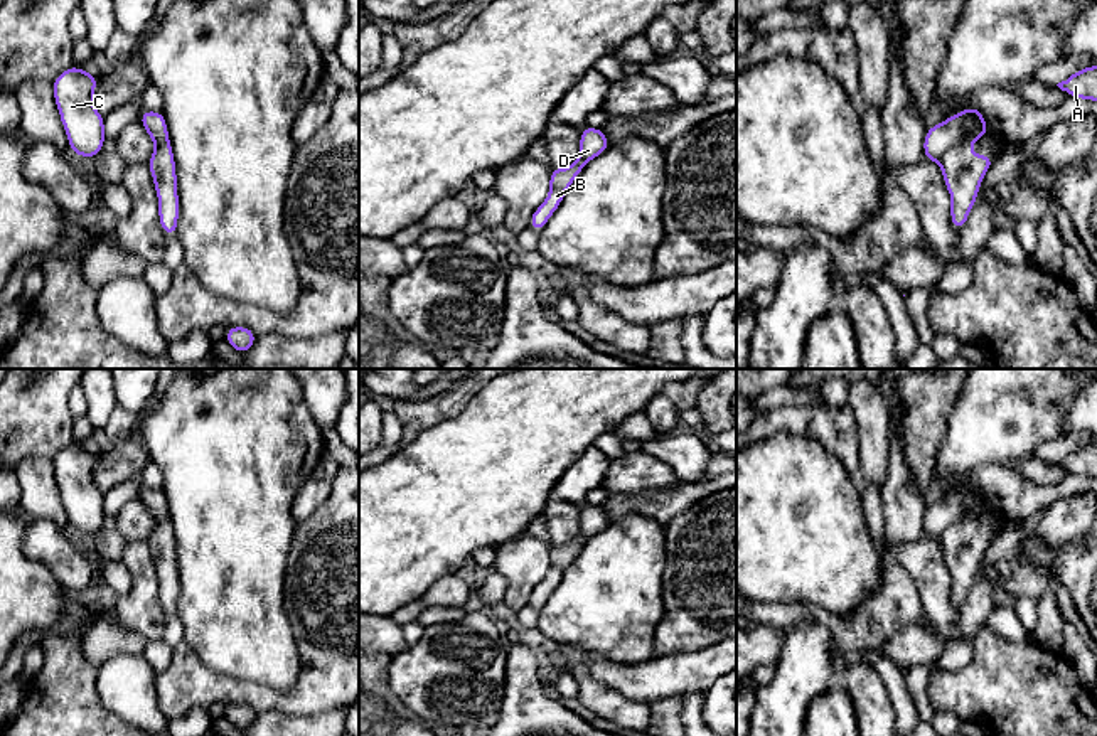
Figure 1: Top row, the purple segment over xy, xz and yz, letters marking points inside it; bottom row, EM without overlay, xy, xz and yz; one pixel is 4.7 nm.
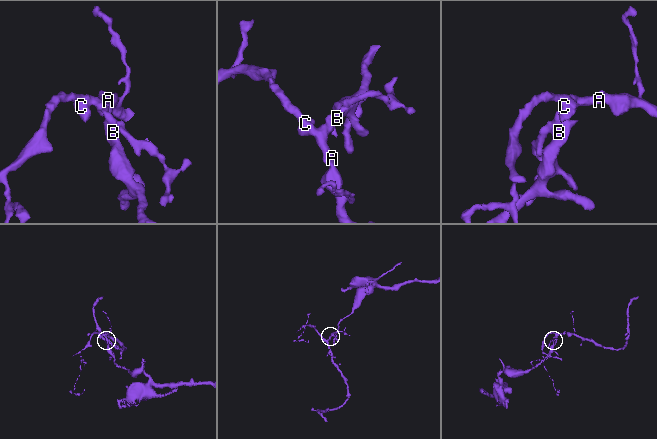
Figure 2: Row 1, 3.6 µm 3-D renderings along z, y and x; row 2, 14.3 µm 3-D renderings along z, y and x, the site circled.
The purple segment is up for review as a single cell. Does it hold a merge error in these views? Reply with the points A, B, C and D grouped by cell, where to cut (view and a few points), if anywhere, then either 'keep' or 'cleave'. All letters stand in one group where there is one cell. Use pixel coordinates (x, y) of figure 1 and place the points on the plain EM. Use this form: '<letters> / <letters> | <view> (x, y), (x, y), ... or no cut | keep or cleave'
A B C D | no cut | keep

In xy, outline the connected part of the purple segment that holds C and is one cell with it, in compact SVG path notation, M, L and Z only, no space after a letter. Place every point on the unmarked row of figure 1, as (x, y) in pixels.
M76 443L62 448L54 458L54 477L67 519L74 532L94 536L104 522L104 495L96 488L93 475L98 451Z

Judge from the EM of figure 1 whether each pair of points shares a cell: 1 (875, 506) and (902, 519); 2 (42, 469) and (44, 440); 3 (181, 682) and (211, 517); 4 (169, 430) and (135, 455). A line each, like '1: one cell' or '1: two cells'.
1: two cells
2: two cells
3: two cells
4: two cells

